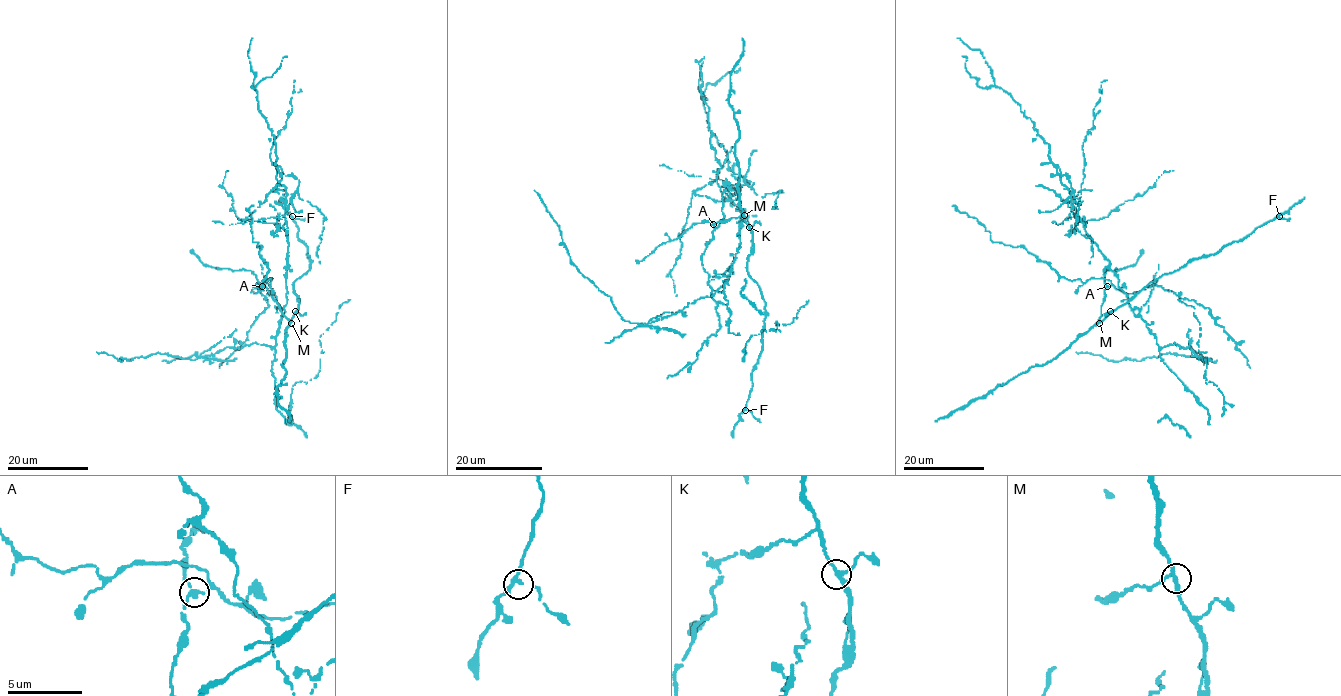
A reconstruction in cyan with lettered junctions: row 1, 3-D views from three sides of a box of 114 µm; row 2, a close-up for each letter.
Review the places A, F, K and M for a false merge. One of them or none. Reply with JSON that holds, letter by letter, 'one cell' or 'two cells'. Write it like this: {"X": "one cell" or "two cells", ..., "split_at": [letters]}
{"A": "two cells", "F": "one cell", "K": "one cell", "M": "one cell", "split_at": ["A"]}

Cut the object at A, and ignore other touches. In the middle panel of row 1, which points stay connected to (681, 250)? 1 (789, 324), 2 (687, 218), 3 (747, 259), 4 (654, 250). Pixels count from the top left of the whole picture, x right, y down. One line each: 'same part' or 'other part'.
1: same part
2: same part
3: other part
4: other part

